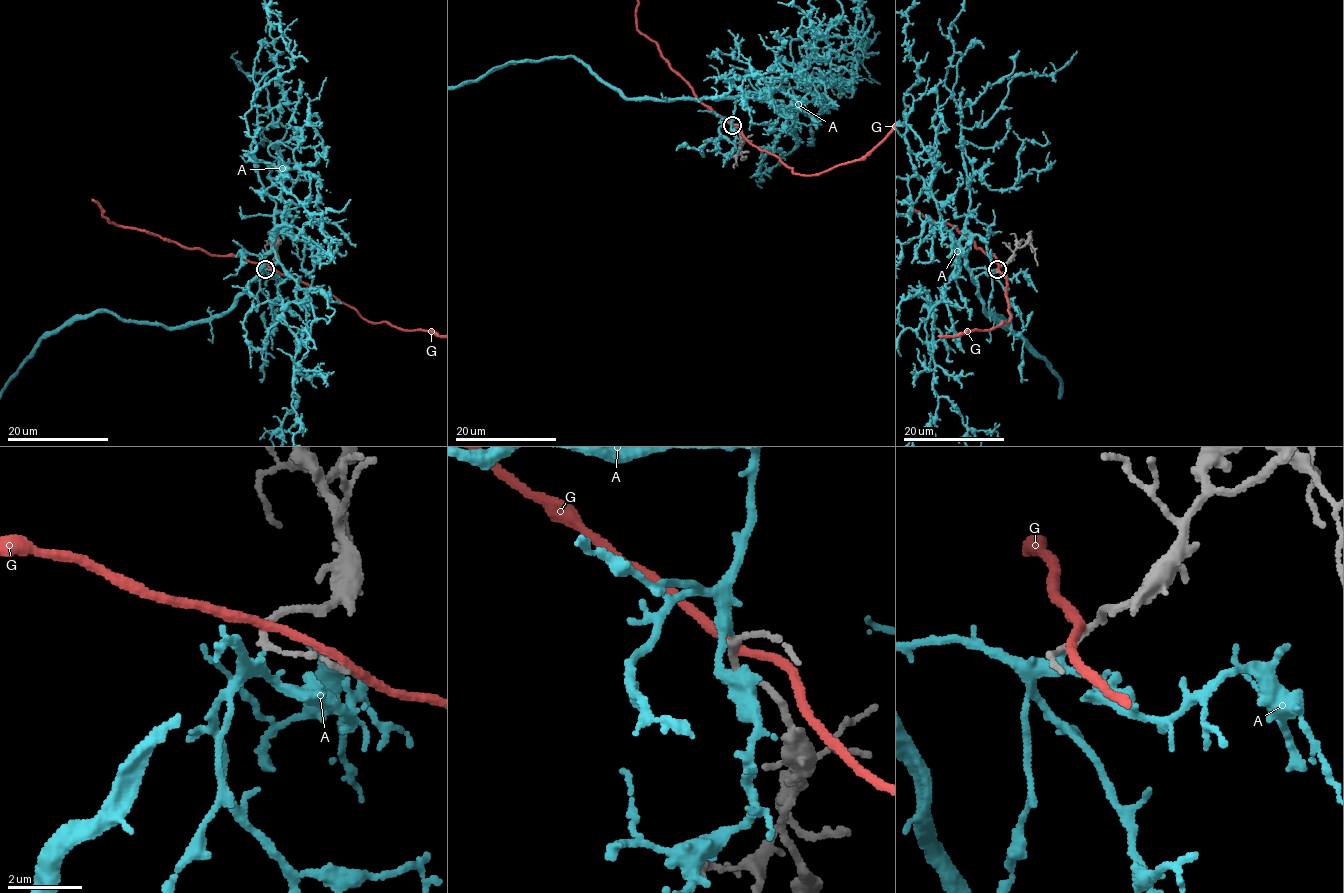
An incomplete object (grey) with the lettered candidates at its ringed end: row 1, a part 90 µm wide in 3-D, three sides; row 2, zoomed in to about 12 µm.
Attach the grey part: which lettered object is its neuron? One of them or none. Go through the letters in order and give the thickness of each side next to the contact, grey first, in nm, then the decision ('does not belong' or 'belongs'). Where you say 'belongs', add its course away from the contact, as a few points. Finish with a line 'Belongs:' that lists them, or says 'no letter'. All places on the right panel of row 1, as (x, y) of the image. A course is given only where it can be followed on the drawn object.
A: calibres 150 and 260 nm; belongs
G: calibres 190 and 240 nm; does not belong
Belongs: A

